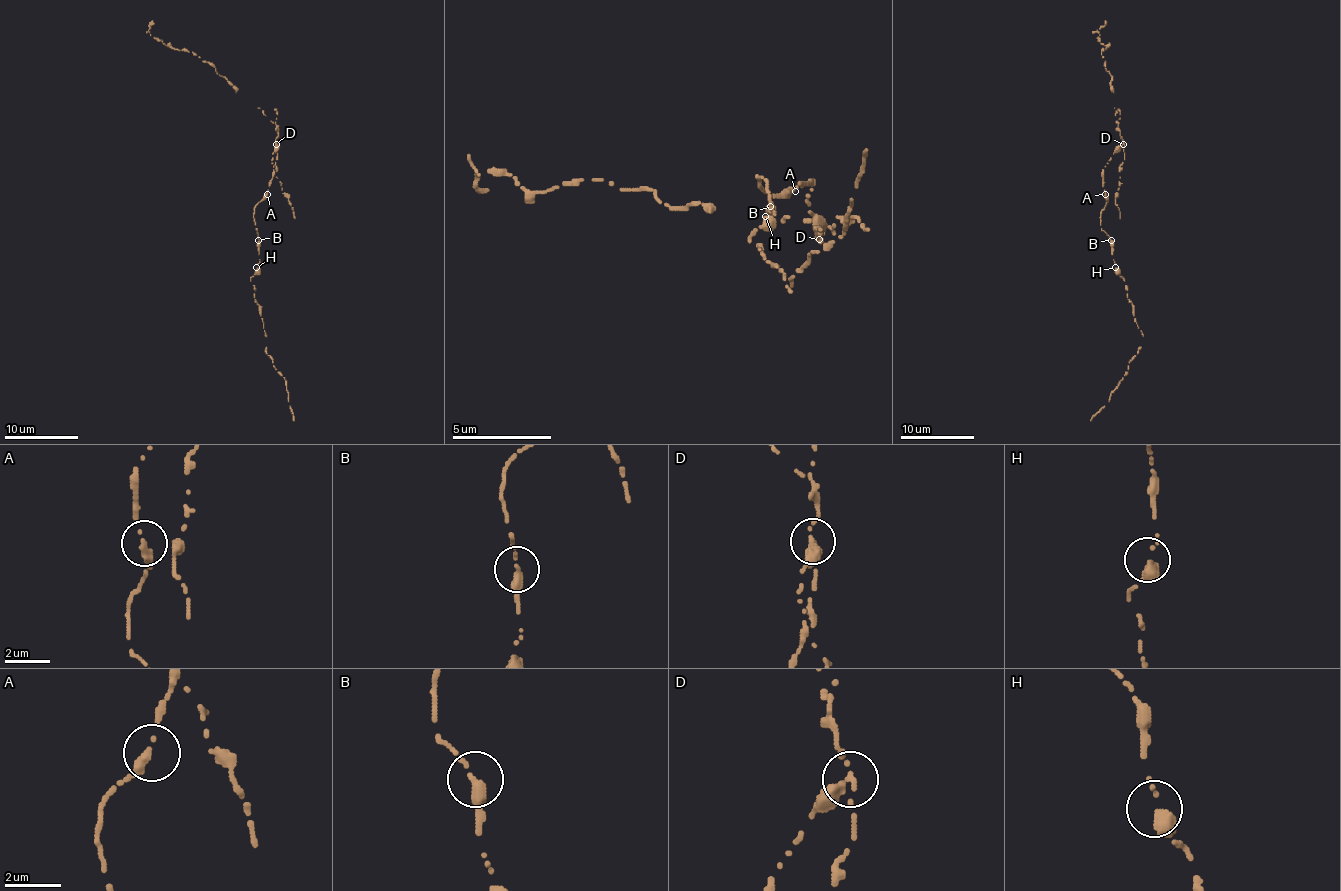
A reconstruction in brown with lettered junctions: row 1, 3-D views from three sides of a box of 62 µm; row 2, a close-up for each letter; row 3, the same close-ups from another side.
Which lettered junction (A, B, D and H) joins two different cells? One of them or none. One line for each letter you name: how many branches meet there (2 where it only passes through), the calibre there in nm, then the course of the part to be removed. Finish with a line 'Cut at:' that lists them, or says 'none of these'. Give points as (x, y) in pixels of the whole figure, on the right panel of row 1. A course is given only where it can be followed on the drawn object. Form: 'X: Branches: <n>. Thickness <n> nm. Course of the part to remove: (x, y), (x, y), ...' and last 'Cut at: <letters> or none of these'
D: Branches: 2. Thickness 280 nm
Cut at: D

